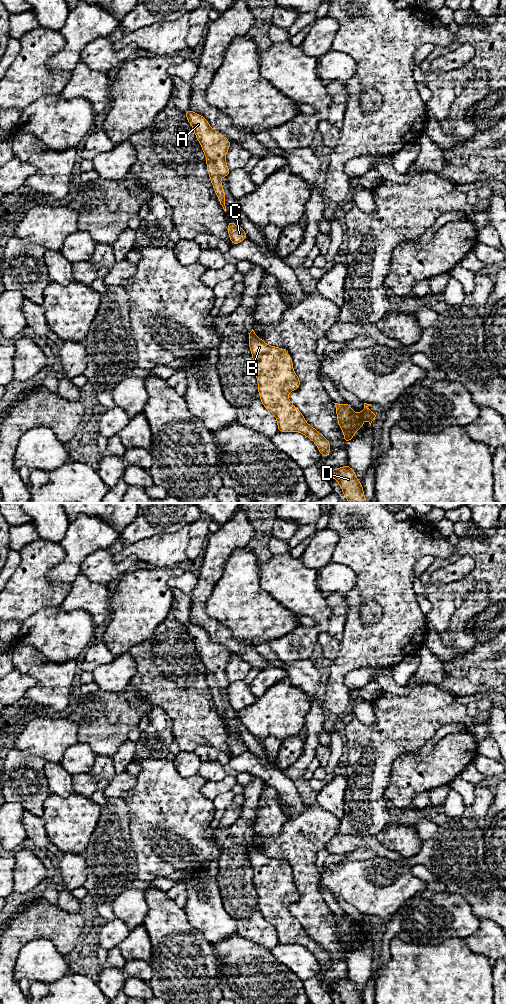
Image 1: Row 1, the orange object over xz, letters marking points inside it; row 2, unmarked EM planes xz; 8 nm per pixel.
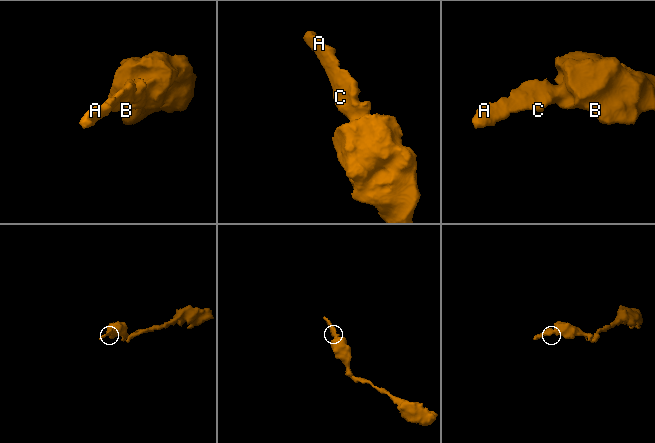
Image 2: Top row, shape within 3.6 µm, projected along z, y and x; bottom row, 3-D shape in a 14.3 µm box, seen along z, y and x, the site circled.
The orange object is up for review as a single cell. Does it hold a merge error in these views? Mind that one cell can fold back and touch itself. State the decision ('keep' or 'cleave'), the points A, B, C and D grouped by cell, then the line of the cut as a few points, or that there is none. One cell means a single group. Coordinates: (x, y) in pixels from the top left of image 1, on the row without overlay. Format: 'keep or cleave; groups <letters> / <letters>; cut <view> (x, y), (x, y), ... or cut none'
keep; groups A B C D; cut none

